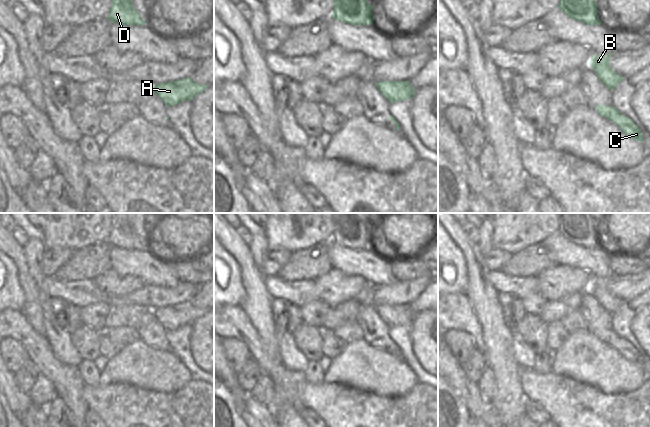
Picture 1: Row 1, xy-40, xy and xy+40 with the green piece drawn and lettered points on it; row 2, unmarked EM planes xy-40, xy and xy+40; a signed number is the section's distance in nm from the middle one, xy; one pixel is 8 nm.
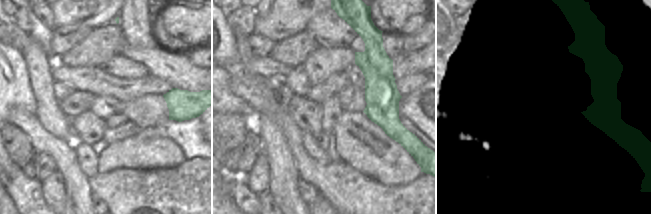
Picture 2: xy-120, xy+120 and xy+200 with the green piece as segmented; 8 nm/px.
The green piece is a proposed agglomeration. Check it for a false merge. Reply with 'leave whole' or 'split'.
split

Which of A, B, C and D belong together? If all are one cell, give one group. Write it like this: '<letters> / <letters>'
A / B C D

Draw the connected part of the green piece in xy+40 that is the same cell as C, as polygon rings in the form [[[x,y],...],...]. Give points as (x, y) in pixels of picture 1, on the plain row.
[[[612,328],[610,331],[606,329],[596,329],[597,337],[609,345],[614,345],[621,355],[628,361],[643,366],[643,358],[637,349],[628,341],[622,339]]]

